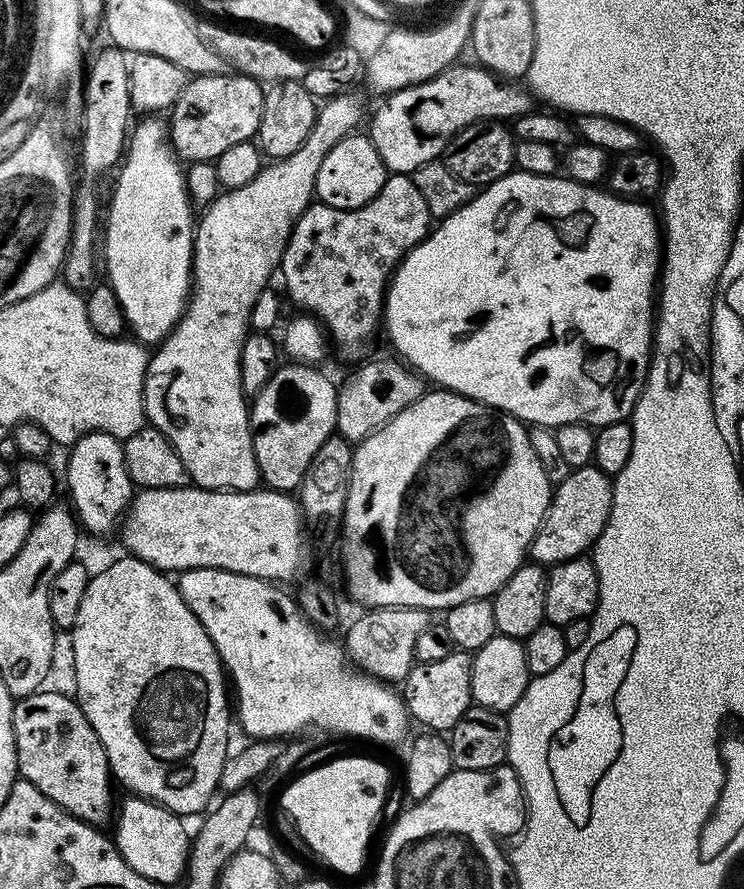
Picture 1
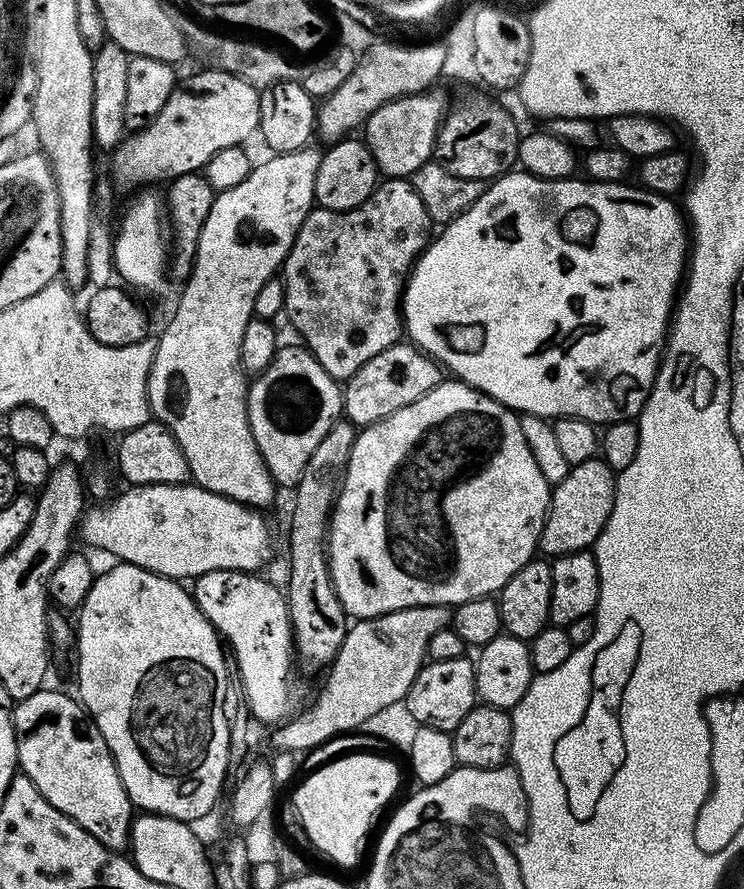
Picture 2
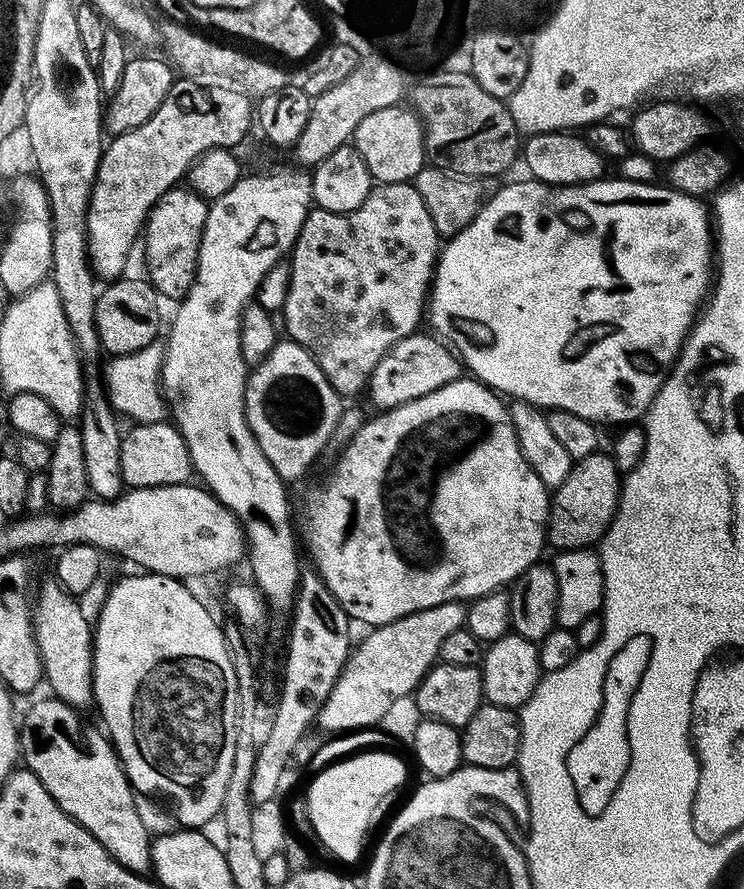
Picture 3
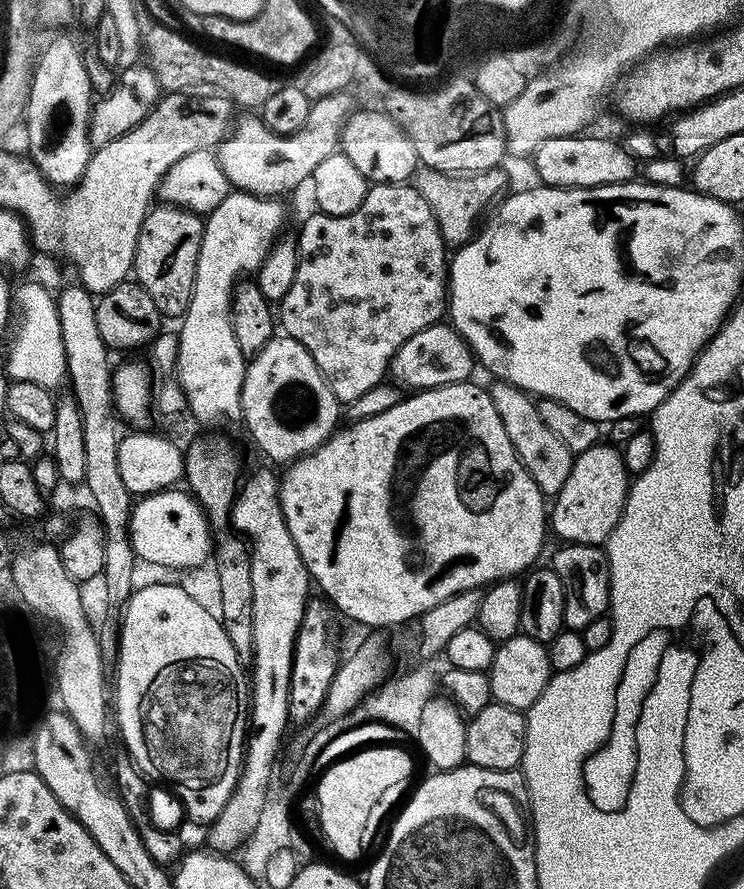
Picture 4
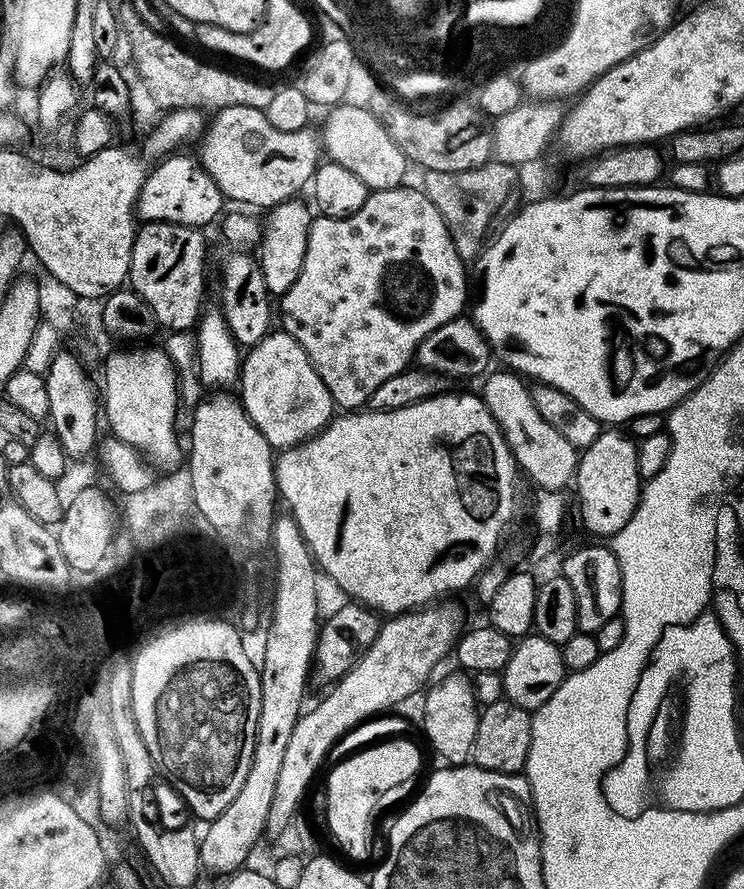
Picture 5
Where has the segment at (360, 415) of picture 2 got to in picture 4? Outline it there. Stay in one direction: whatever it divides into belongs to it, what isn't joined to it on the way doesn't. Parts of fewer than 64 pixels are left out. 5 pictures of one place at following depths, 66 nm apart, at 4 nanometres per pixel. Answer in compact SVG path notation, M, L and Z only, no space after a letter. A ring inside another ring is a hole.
M437 322L418 330L414 338L406 338L406 342L402 342L402 346L392 359L390 380L404 390L423 390L463 384L471 377L468 375L471 374L472 367L475 369L477 364L471 346L457 334L451 323Z

